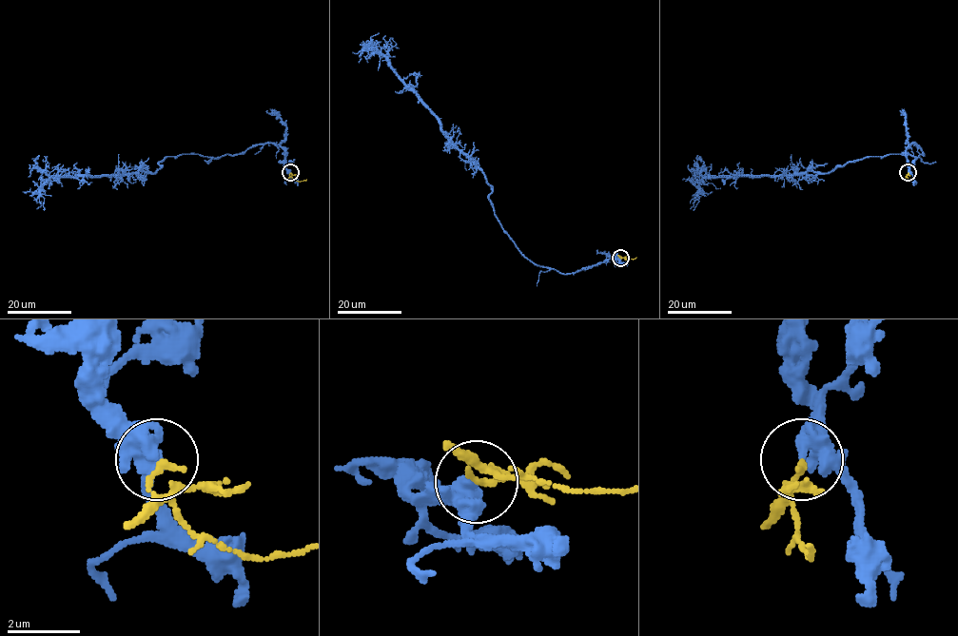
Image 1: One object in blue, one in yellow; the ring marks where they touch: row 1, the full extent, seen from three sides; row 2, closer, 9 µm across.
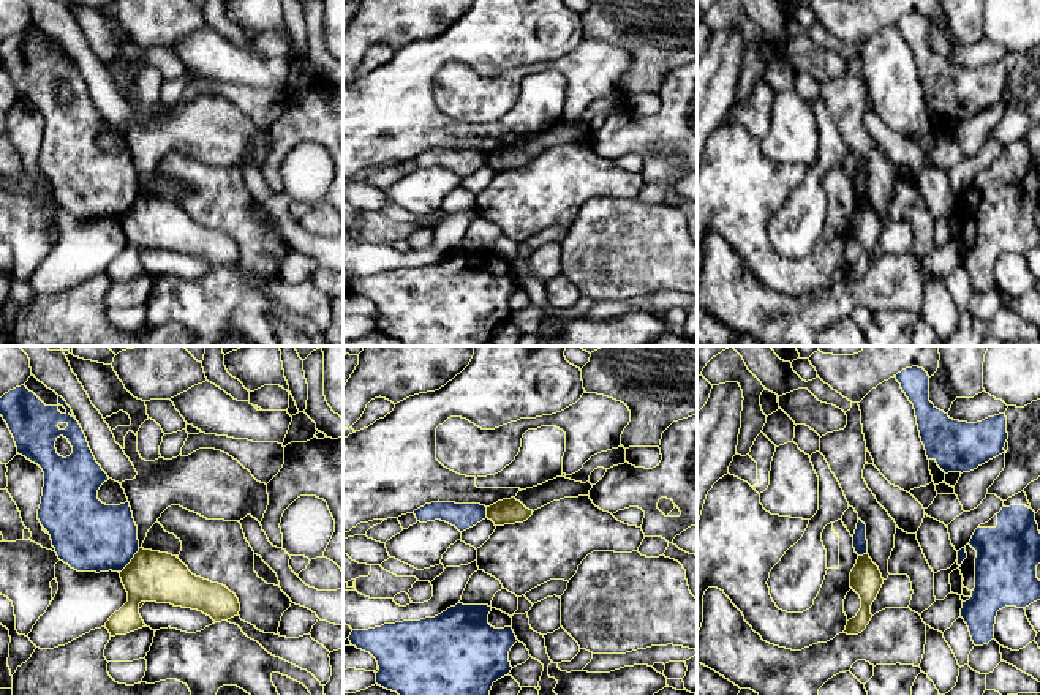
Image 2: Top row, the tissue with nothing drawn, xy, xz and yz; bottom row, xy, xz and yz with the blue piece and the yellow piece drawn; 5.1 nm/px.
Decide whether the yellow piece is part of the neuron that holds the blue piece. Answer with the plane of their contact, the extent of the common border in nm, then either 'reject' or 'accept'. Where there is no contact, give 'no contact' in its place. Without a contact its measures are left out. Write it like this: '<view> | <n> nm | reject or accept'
xy | 170 nm | reject

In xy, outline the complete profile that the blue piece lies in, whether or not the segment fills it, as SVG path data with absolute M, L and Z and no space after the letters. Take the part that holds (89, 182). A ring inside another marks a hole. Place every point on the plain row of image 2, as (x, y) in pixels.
M25 32L0 44L0 62L14 84L17 100L44 118L38 166L49 178L58 205L77 218L122 218L139 197L138 172L130 148L106 152L98 145L98 136L109 123L96 109L79 68L70 58L71 54L62 43L57 52L46 52ZM60 82L73 93L66 104L55 95Z

